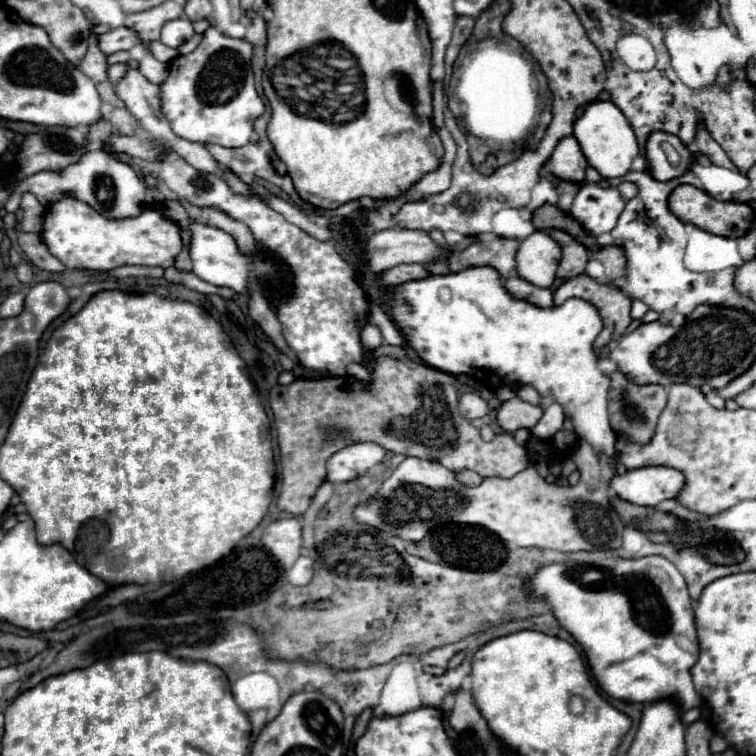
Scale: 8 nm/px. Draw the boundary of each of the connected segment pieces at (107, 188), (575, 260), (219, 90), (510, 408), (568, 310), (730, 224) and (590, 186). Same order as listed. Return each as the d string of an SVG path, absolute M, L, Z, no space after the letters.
M107 120L93 124L87 134L87 156L83 156L83 160L79 160L79 164L71 164L71 168L67 168L67 172L63 172L63 176L55 176L55 172L37 172L33 176L23 178L15 186L15 190L9 194L3 208L7 212L15 212L21 204L21 196L25 192L31 192L37 196L37 200L43 206L53 204L55 200L59 200L63 196L75 196L77 200L89 204L91 208L95 208L101 216L105 216L109 220L139 216L143 212L143 208L147 208L147 202L145 202L147 184L143 180L139 180L139 176L135 174L135 170L131 166L119 162L105 150L103 140L105 140L107 132L111 132L111 124Z
M547 232L559 246L561 246L561 262L557 268L557 278L573 278L585 272L587 260L589 260L589 252L583 244L575 242L571 236L567 236L565 232Z
M209 28L191 54L169 62L169 76L159 86L159 100L161 114L177 136L225 148L239 148L251 140L253 122L265 110L255 90L251 54L253 46L247 40L237 40L217 28Z
M513 396L511 400L503 402L497 410L497 424L505 432L515 432L519 428L533 428L539 422L539 416L543 416L541 406L533 406L519 396Z
M481 266L481 268L467 268L459 274L449 274L449 276L429 276L425 280L415 280L415 282L405 282L401 286L395 288L393 292L393 298L391 298L391 314L393 314L393 320L397 322L397 326L401 328L401 334L407 338L407 344L427 362L431 364L433 368L439 368L443 372L449 372L449 374L473 374L473 372L493 372L491 375L490 383L493 386L501 386L502 384L511 384L511 386L519 386L519 384L531 384L545 400L553 400L557 404L563 406L563 412L565 416L571 420L573 428L575 428L575 434L583 440L587 440L597 454L605 456L605 462L607 464L613 464L615 462L615 432L611 430L611 424L609 424L609 414L607 414L607 394L609 394L609 378L599 370L597 366L597 354L593 352L593 342L597 338L597 334L601 332L603 328L603 322L601 322L601 316L599 312L587 304L585 300L579 300L579 298L569 298L563 306L551 306L551 308L537 308L525 300L515 300L511 294L505 292L503 288L503 282L499 278L499 274L489 268L489 266Z
M679 184L671 194L669 194L669 210L681 220L681 222L689 222L695 224L701 230L707 230L711 234L717 236L725 236L725 238L735 238L735 236L743 236L743 232L751 226L753 222L753 210L749 204L741 204L741 202L717 202L711 200L711 196L707 196L707 192L689 186L689 184Z
M587 172L571 206L571 216L591 236L611 232L615 228L615 220L625 208L625 200L617 196L617 190L603 188L599 182L599 174L593 176L593 172Z

